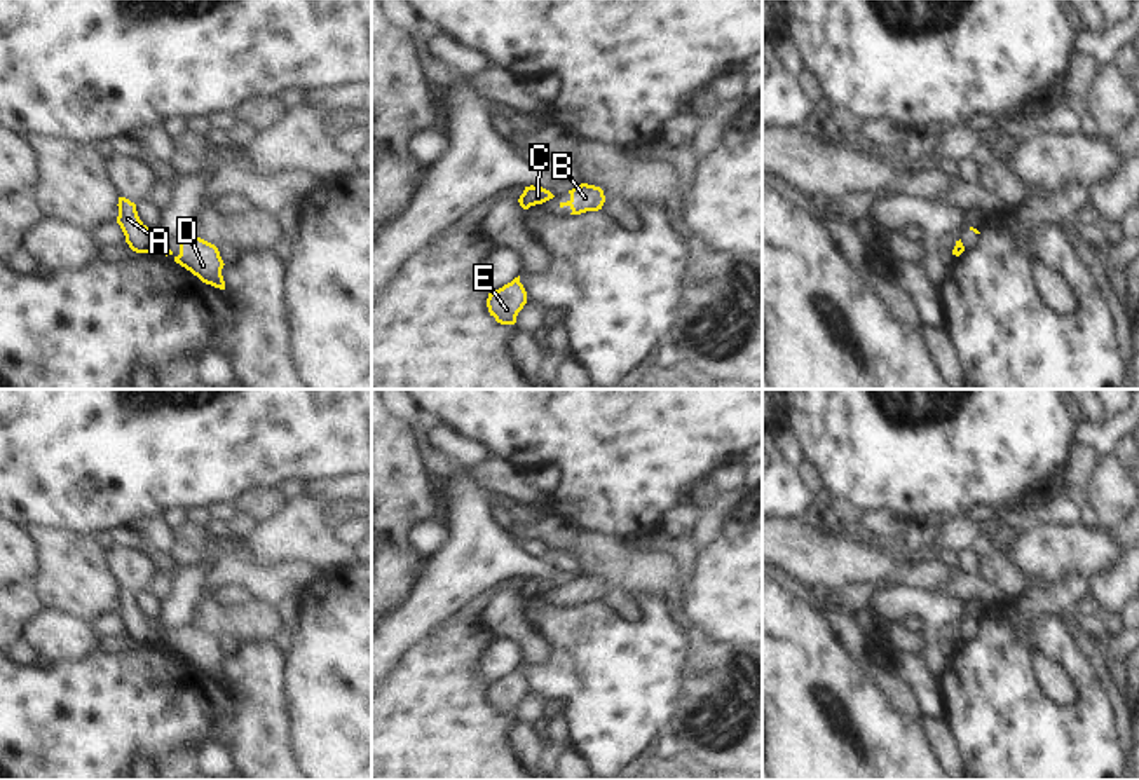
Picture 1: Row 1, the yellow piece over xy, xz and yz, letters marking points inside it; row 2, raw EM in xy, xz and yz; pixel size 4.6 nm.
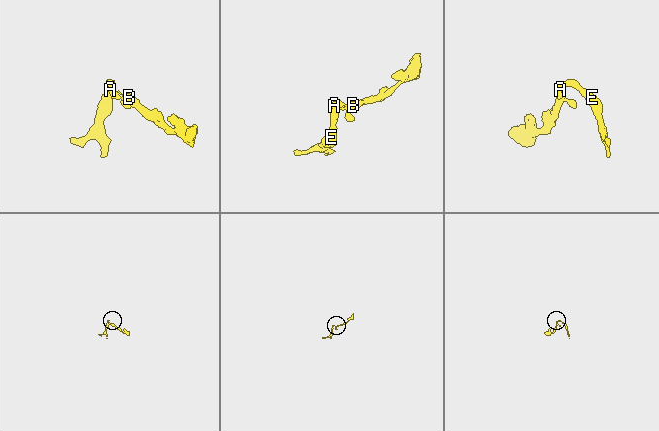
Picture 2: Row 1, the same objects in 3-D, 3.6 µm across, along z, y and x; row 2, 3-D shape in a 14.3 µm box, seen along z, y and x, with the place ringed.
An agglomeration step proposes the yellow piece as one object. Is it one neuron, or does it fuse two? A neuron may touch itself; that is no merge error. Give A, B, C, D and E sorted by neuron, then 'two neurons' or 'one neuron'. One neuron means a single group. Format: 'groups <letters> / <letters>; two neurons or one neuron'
groups A C E / B D; two neurons

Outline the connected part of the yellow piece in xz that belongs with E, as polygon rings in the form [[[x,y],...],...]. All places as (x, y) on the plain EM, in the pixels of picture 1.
[[[520,667],[502,679],[488,684],[487,698],[490,707],[501,715],[515,715],[518,703],[527,694],[527,682],[520,674]]]

